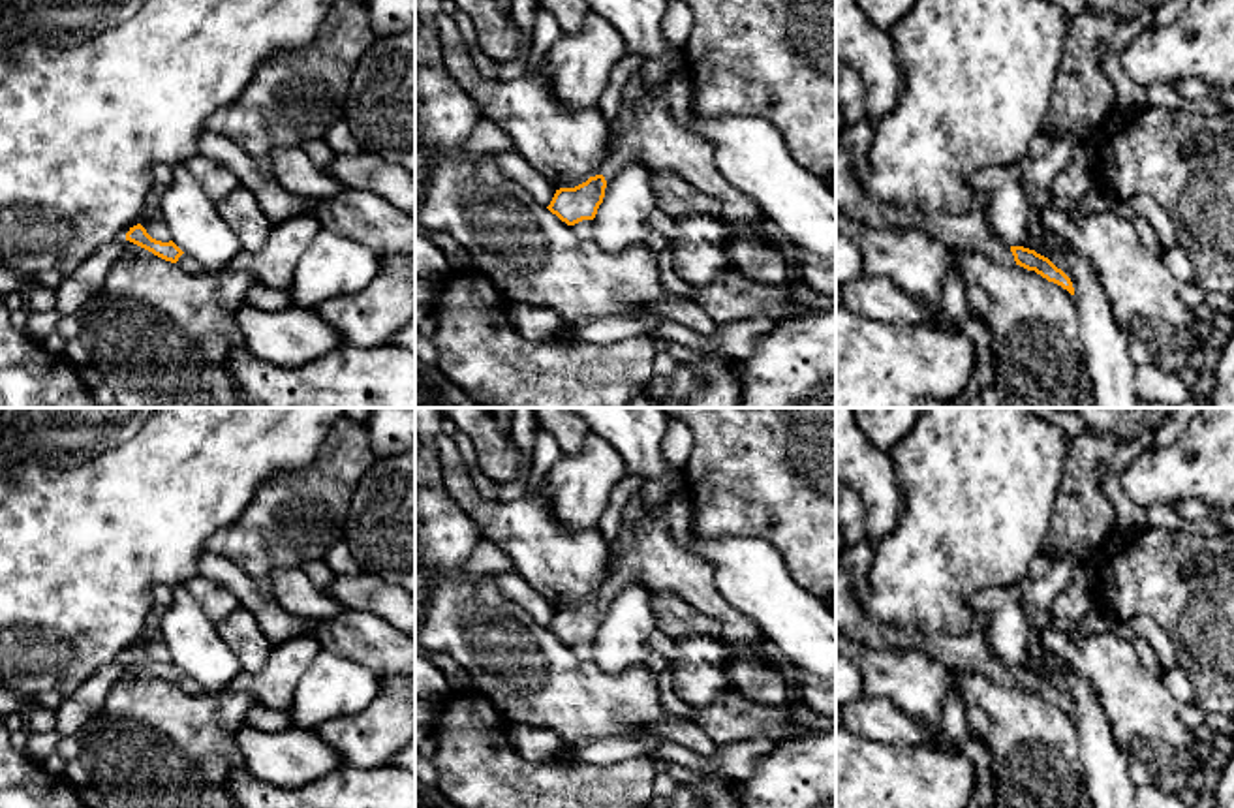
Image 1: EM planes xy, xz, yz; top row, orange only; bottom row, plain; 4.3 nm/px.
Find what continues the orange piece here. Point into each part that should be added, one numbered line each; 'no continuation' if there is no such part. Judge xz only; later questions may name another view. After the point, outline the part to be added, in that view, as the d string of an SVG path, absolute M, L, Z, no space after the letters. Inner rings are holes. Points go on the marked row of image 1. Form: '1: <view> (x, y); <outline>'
1: xz (645, 130); M639 73L625 83L618 118L610 122L601 175L609 180L631 160L676 173L701 194L717 199L719 220L733 239L768 233L783 250L787 265L796 267L793 248L774 233L757 205L717 171L714 145L684 128L672 117L665 90L650 90Z

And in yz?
1: yz (960, 232); M862 117L847 126L836 141L836 210L870 227L902 227L924 231L952 254L984 254L995 263L1016 265L1010 248L988 229L979 209L967 212L920 210L873 199L856 177L868 165L875 122Z

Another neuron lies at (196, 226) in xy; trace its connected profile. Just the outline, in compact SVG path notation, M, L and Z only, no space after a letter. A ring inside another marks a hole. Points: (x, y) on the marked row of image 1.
M184 163L173 165L175 180L162 197L171 241L197 259L205 274L222 272L242 250L203 186Z

